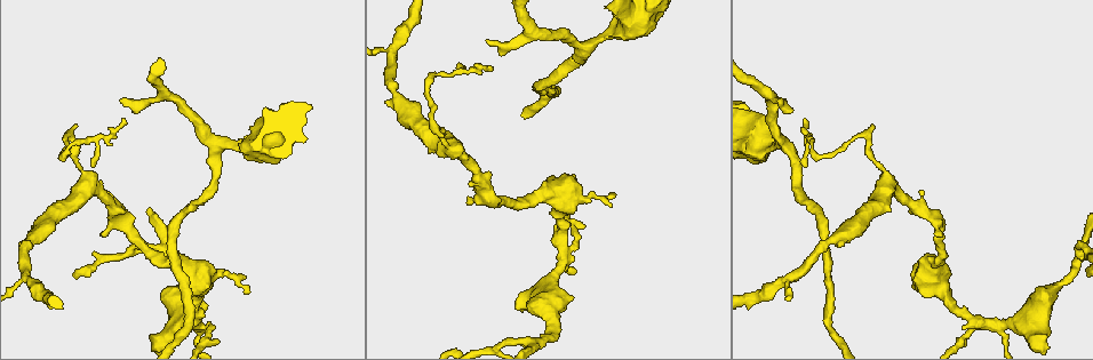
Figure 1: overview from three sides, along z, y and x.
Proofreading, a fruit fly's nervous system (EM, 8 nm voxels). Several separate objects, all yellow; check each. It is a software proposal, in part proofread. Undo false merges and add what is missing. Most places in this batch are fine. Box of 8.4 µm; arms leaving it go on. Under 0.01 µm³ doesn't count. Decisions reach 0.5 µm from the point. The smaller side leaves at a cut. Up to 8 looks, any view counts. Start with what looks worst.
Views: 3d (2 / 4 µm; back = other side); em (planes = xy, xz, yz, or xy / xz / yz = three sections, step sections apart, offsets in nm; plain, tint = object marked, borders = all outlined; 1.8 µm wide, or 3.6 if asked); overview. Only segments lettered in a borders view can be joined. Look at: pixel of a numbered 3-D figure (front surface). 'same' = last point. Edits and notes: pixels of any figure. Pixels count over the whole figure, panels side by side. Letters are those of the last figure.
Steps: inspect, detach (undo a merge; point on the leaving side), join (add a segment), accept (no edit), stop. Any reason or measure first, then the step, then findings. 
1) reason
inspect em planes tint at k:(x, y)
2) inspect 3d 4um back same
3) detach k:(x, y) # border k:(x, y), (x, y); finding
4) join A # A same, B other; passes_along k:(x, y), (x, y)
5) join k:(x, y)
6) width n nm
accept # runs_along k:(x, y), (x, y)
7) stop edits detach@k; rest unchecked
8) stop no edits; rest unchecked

thick turns thin
inspect 3d 4um at 1:(981, 323)

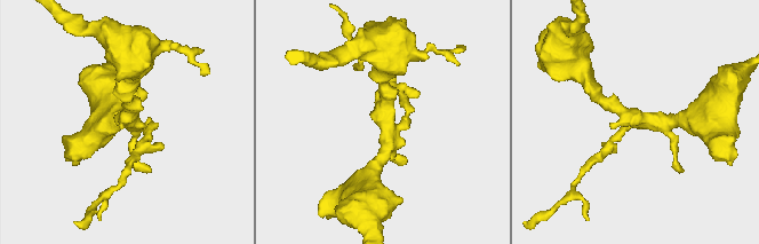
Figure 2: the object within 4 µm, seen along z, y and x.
arms 4
inspect em planes borders at 2:(640, 120)

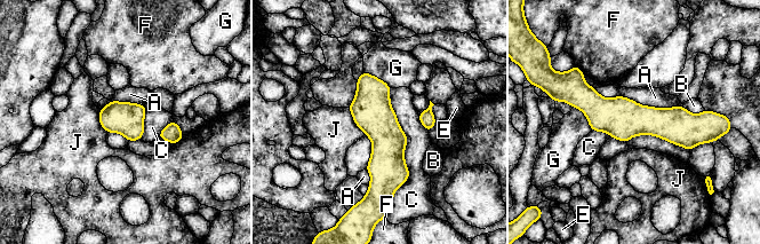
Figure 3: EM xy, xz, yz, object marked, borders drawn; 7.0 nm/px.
accept # A other, B other, C other, E other, F other, G other, J other; runs_along 3:(572, 101), (628, 119), (704, 119); one cell here

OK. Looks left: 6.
inspect 3d 4um at 1:(487, 43)

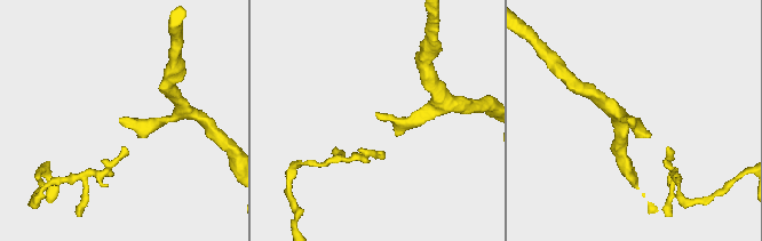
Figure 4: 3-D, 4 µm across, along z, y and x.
inspect em yz step 16 borders at 4:(120, 119)

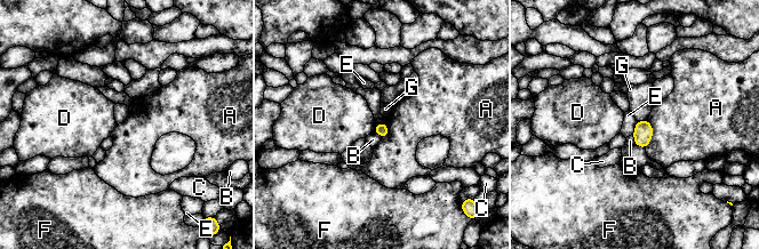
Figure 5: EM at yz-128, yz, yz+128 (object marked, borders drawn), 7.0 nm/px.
accept # A other, B other, C other, D other, E other, F other, G other; none of them fits

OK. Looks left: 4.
free end
inspect em planes borders at 1:(101, 235)

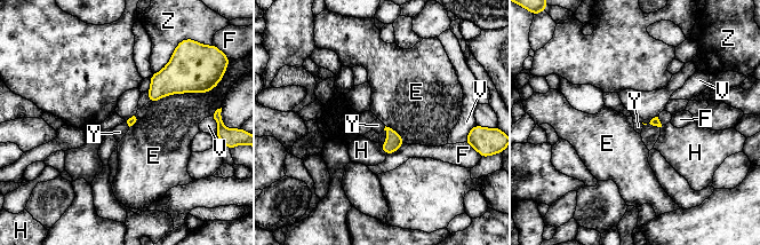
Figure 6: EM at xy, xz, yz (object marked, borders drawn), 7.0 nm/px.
longest_contact E 360 nm
accept # E other, F other, H other, V other, Y other, Z other; none of them fits

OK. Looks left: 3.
stop no edits; rest unchecked

